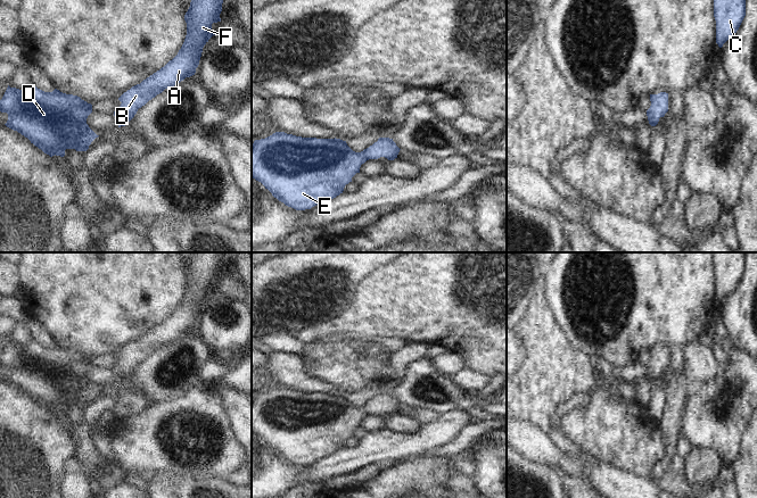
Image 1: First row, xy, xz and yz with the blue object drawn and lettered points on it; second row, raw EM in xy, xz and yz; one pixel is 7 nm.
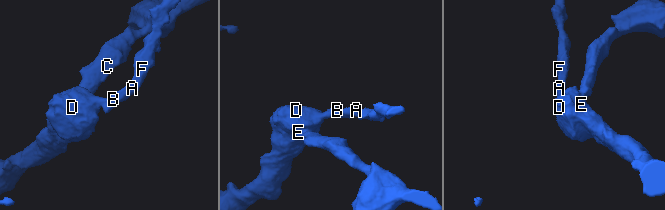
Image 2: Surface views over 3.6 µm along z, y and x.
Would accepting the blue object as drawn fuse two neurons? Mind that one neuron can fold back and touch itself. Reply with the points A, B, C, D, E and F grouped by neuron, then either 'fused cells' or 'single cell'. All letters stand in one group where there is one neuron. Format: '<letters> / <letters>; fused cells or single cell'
A B C D E F; single cell

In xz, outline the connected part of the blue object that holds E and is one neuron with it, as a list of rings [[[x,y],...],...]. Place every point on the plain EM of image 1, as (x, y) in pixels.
[[[285,387],[255,395],[252,399],[252,432],[261,437],[274,453],[296,465],[311,464],[343,448],[352,432],[369,414],[397,413],[400,402],[389,392],[379,392],[361,407],[353,406],[340,393],[302,392]]]

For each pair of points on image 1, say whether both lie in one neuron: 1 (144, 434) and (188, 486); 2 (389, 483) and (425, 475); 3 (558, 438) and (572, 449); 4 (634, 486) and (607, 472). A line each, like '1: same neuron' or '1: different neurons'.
1: different neurons
2: same neuron
3: same neuron
4: same neuron

